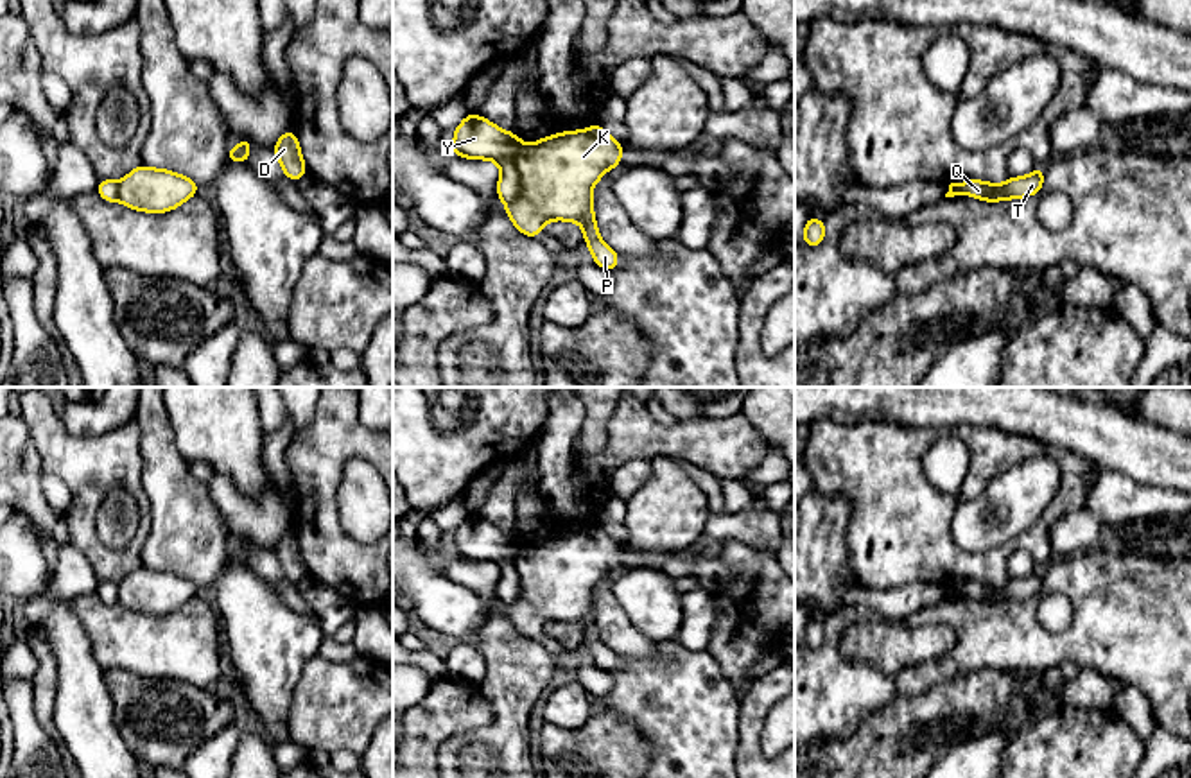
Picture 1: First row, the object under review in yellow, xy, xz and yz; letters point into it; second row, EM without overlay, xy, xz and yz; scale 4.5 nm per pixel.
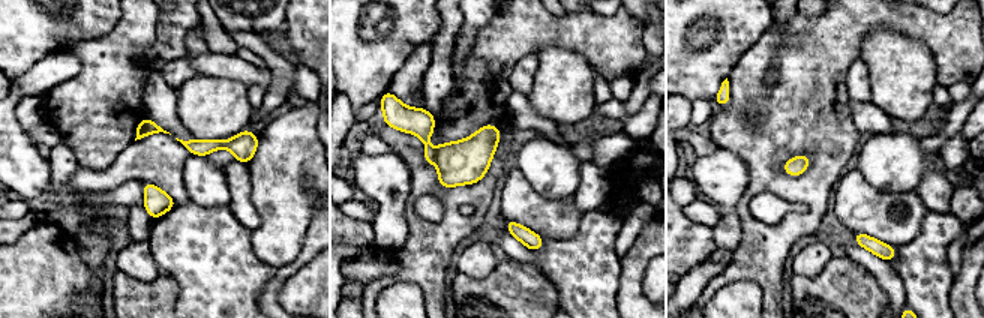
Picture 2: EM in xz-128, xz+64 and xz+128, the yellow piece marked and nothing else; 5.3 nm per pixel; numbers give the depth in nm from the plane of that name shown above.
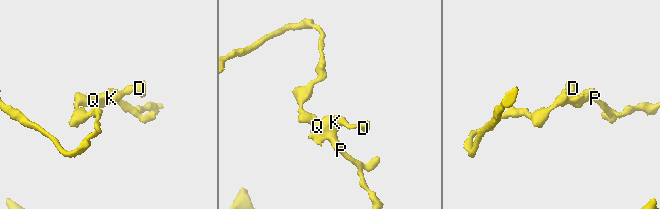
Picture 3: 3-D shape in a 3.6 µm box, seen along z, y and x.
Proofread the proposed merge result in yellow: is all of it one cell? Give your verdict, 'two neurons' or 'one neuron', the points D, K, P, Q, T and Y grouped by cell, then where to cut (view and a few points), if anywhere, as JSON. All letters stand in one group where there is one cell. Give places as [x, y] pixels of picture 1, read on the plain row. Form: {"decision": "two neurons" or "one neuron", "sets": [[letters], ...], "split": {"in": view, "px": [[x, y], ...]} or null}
{"decision": "two neurons", "sets": [["D", "K", "P", "Q", "T"], ["Y"]], "split": {"in": "xz", "px": [[526, 547], [517, 563], [519, 596], [506, 605]]}}

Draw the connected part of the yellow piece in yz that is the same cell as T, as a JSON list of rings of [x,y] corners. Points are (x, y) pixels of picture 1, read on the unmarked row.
[[[1039,566],[1024,579],[1008,579],[1003,586],[970,581],[961,584],[963,595],[979,602],[997,604],[1004,601],[1024,601],[1042,593],[1044,570]]]

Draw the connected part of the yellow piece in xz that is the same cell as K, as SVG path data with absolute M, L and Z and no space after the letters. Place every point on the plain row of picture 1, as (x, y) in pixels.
M597 525L526 547L517 563L520 595L504 606L513 627L536 640L547 622L579 624L594 665L617 670L619 656L599 638L592 590L606 572L622 566L622 552L624 547Z

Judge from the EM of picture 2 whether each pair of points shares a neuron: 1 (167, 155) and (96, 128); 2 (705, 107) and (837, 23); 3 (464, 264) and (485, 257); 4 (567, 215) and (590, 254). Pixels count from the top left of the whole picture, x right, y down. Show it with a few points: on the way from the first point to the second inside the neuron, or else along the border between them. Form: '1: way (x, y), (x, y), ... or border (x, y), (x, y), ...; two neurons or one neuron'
1: border (134, 140), (108, 167); two neurons
2: border (714, 113), (707, 120); two neurons
3: way (468, 261), (480, 260); one neuron
4: border (584, 213), (573, 236), (542, 237); two neurons

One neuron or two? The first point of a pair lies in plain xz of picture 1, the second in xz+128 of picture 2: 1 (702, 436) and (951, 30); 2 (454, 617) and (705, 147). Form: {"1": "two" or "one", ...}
{"1": "one", "2": "two"}

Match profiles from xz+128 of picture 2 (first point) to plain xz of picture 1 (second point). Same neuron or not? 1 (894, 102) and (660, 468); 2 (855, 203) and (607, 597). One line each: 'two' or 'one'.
1: one
2: one

